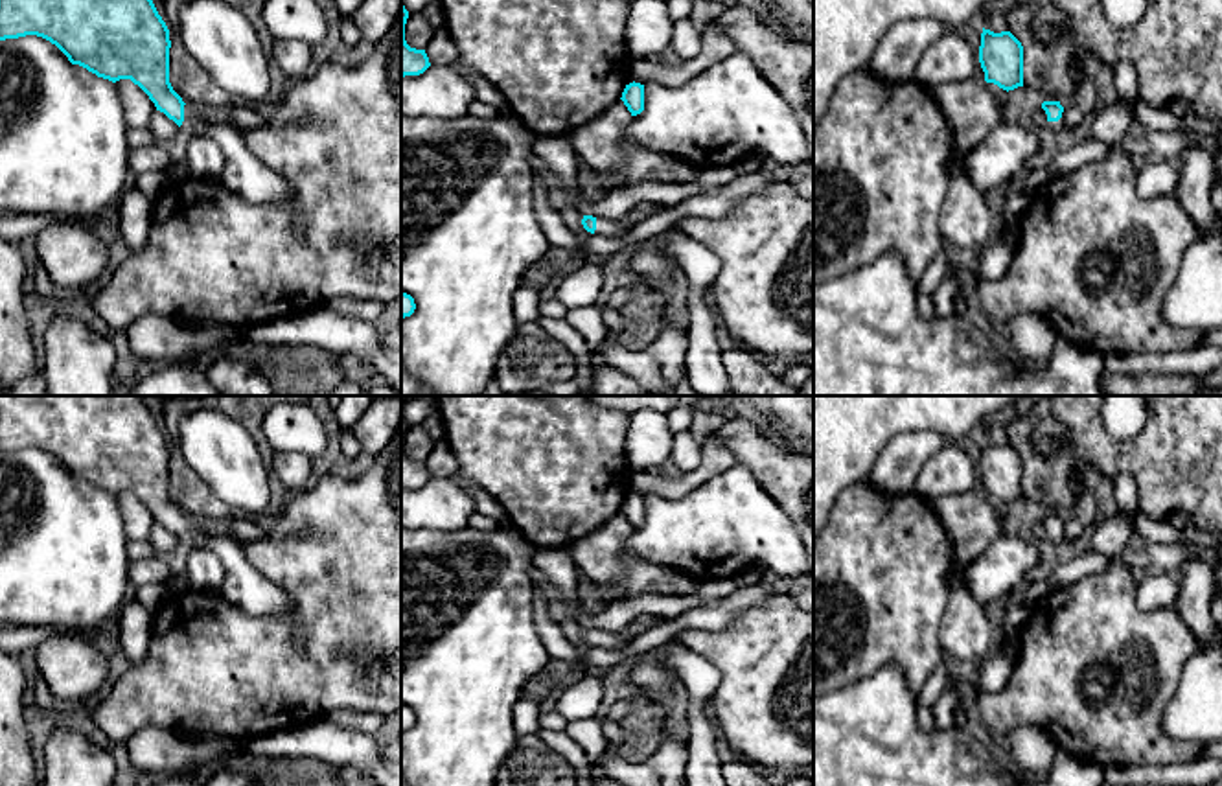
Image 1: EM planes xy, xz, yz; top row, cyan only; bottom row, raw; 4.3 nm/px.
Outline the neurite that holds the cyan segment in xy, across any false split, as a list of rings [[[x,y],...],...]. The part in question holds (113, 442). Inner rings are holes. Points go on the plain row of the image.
[[[0,396],[0,453],[26,447],[50,453],[72,477],[79,477],[98,490],[112,495],[131,491],[149,508],[156,523],[180,539],[184,549],[202,547],[219,558],[225,569],[219,589],[223,600],[254,617],[282,617],[293,626],[294,642],[302,642],[285,589],[248,561],[243,543],[232,536],[210,532],[202,536],[197,521],[184,515],[173,503],[169,442],[142,396]]]

